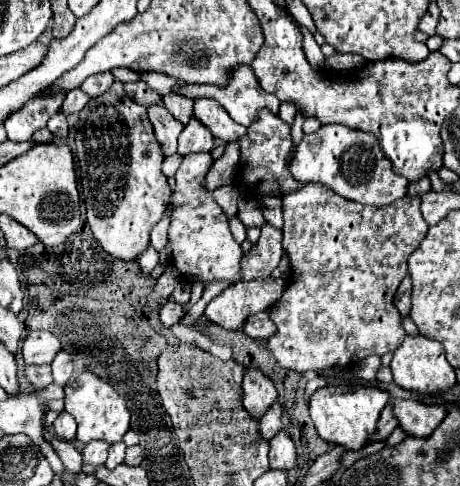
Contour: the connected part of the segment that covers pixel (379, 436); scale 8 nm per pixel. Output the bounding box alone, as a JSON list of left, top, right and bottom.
[370,406,396,442]

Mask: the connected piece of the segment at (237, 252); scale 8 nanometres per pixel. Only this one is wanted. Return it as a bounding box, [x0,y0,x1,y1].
[168,154,244,286]

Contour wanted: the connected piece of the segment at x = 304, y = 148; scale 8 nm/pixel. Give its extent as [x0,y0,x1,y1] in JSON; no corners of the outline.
[290,124,408,208]

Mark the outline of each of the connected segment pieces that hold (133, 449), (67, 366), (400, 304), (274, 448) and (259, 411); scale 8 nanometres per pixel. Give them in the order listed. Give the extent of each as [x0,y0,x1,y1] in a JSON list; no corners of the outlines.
[[124,446,142,466],[52,350,74,386],[394,276,410,316],[270,430,296,470],[242,368,276,420]]

